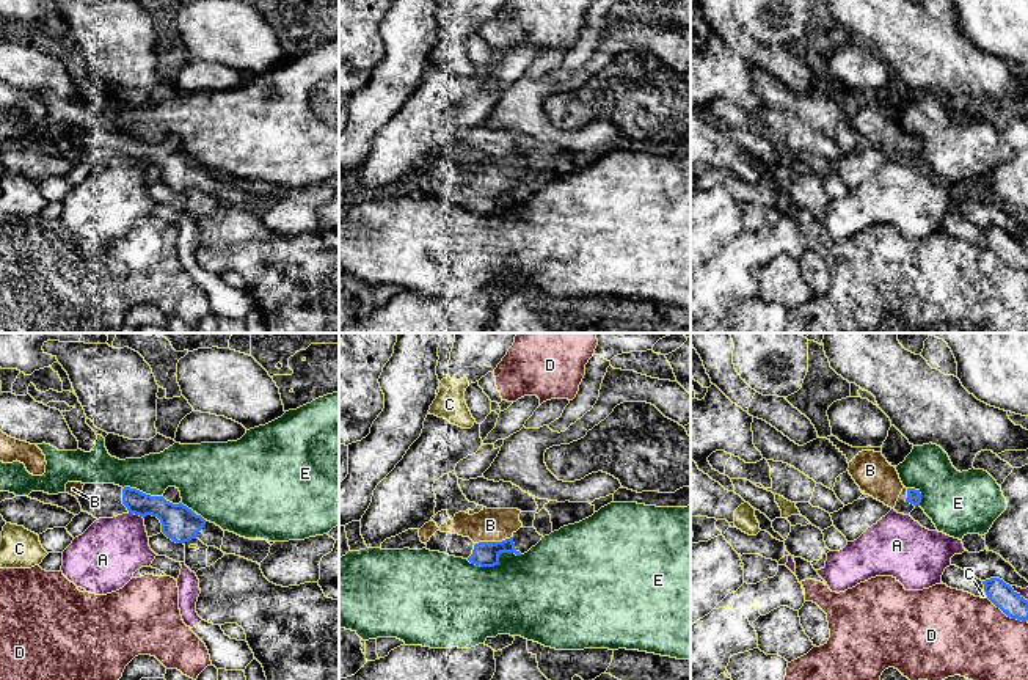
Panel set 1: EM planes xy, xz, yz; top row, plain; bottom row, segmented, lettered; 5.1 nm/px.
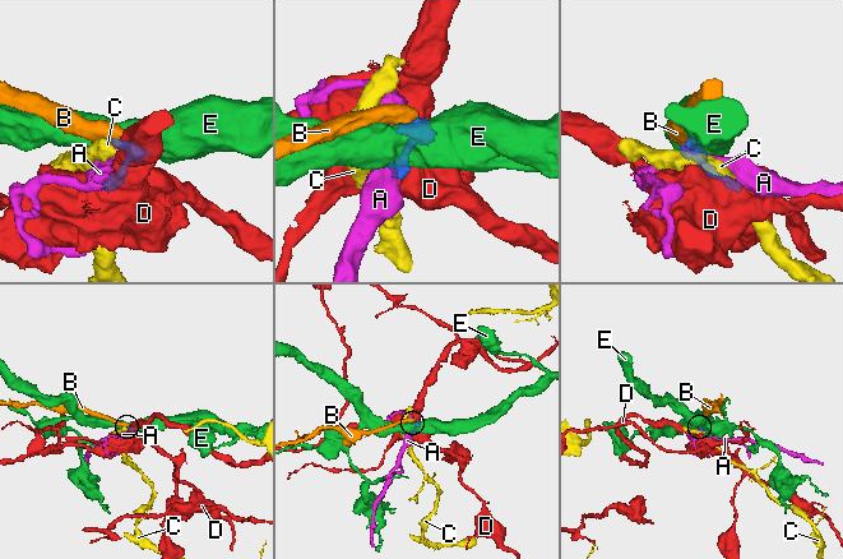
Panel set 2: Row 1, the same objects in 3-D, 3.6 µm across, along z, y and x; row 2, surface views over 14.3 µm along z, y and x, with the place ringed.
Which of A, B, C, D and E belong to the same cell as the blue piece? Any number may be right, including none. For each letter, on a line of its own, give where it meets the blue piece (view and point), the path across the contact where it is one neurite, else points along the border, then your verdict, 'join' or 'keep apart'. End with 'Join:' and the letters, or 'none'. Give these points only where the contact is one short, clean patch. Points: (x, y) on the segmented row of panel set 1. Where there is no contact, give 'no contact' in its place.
A: meets blue in xy at (137, 514); keep apart
B: meets blue in xz at (493, 542); runs through xz (485, 553), (493, 542), (490, 525); join
C: meets blue in yz at (986, 594); keep apart
D: meets blue in yz at (1006, 614); keep apart
E: meets blue in xz at (496, 564); keep apart
Join: B

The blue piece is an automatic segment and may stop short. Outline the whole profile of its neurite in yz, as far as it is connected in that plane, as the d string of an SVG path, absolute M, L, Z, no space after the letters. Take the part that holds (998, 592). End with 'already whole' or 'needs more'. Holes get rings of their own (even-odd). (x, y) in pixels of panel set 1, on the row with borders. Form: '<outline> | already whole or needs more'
M1000 578L982 581L987 598L1000 608L1008 617L1022 622L1028 620L1028 600L1017 594Z | already whole

